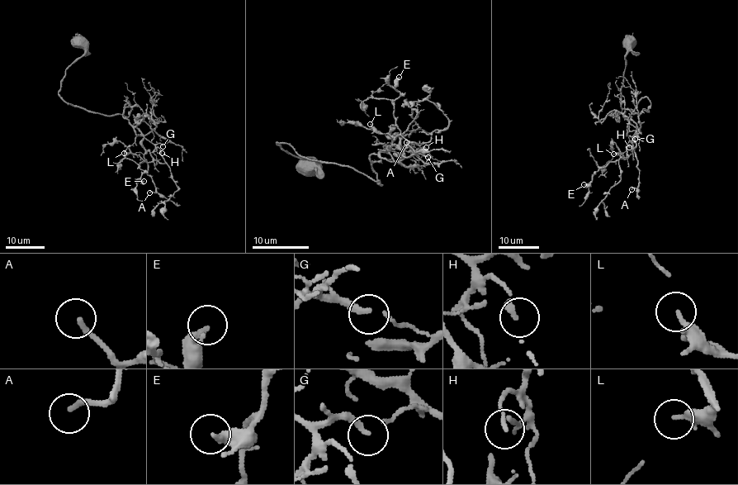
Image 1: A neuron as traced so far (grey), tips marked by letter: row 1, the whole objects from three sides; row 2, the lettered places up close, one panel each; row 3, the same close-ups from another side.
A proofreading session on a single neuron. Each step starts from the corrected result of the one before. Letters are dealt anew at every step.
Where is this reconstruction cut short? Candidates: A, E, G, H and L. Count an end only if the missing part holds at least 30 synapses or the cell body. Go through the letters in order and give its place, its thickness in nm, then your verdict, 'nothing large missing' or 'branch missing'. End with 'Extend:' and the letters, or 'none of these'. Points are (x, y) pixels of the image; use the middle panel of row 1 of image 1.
A: place (406, 142); calibre 190 nm; branch missing
E: place (399, 77); calibre 280 nm; nothing large missing
G: place (428, 157); calibre 180 nm; nothing large missing
H: place (426, 147); calibre 160 nm; nothing large missing
L: place (370, 124); calibre 280 nm; nothing large missing
Extend: A

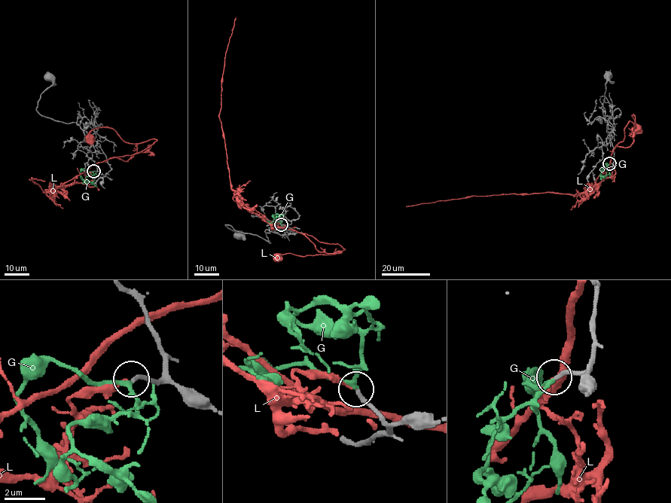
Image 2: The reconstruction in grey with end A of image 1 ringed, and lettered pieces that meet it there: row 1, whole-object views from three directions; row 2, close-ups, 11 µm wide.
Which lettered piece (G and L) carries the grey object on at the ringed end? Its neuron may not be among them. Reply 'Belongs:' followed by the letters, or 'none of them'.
Belongs: G

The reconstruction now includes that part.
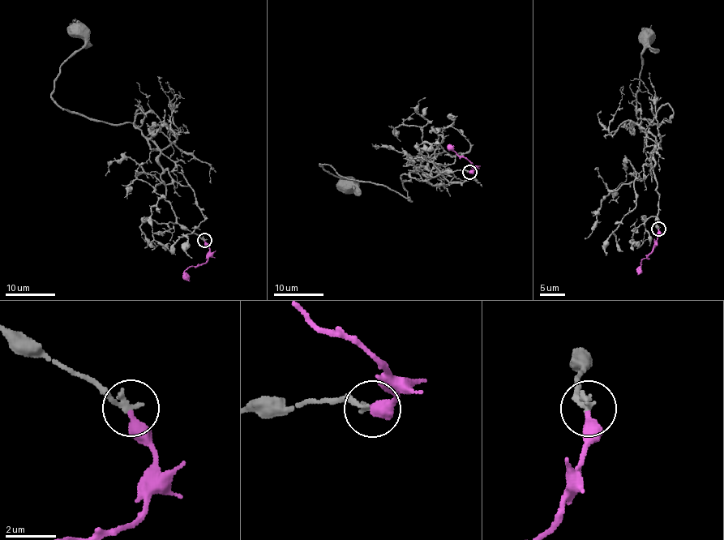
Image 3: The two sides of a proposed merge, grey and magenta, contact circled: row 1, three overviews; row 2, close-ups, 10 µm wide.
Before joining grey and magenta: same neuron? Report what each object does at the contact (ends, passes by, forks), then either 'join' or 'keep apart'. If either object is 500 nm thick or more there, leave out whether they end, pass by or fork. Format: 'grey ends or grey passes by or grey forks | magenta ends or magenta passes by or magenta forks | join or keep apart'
grey ends | magenta ends | join

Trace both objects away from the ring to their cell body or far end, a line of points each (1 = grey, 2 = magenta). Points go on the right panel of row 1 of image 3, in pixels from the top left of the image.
1: (658, 228), (656, 138), (647, 126), (662, 105), (673, 116), (659, 125), (636, 116), (646, 37)
2: (658, 229), (654, 246), (644, 259), (641, 272), (637, 275)

